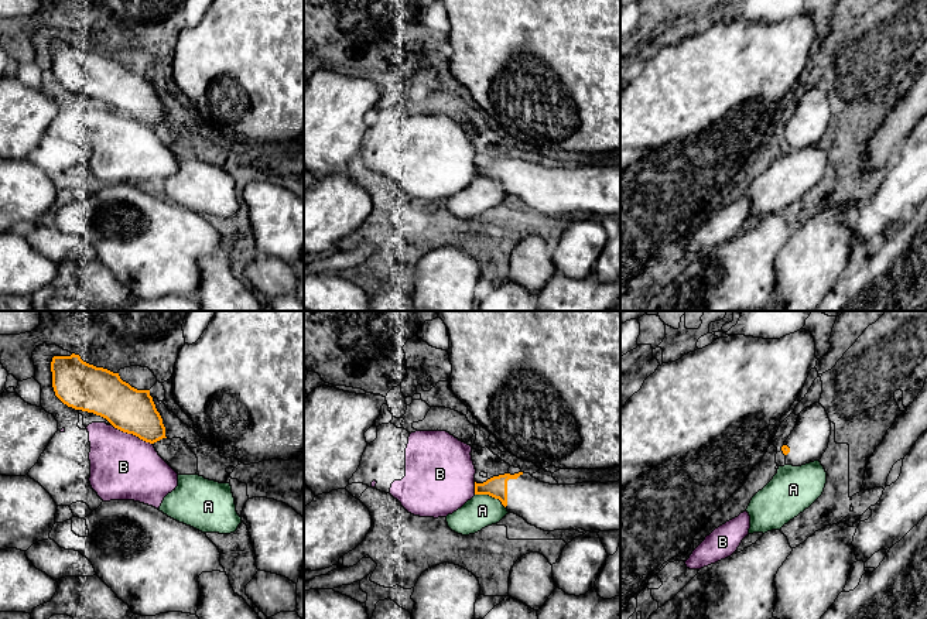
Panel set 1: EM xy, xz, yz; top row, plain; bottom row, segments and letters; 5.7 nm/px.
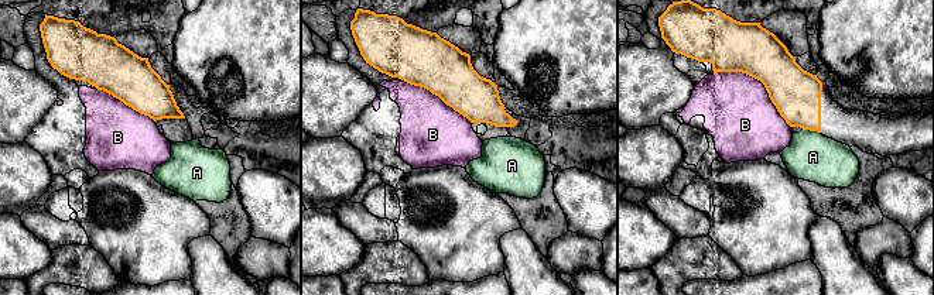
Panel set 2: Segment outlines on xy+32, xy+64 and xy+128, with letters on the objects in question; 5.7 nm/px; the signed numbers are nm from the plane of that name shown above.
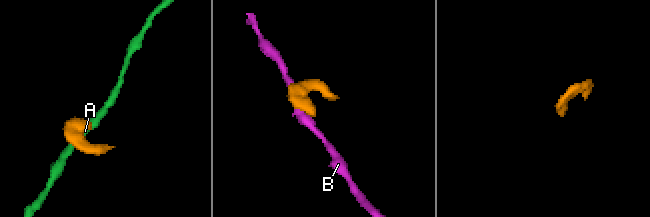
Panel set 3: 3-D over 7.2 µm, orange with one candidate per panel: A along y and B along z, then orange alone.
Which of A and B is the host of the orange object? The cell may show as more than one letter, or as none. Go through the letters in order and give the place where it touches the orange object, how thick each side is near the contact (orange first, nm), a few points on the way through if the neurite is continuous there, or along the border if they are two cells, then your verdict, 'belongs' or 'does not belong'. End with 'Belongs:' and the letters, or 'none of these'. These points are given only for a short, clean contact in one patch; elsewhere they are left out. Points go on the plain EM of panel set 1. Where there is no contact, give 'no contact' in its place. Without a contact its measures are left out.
A: contact xz (491, 178); calibres 120 and 190 nm; border xz (475, 177), (488, 177), (496, 181), (505, 191); does not belong
B: contact xy (132, 116); calibres 260 and 380 nm; does not belong
Belongs: none of these

